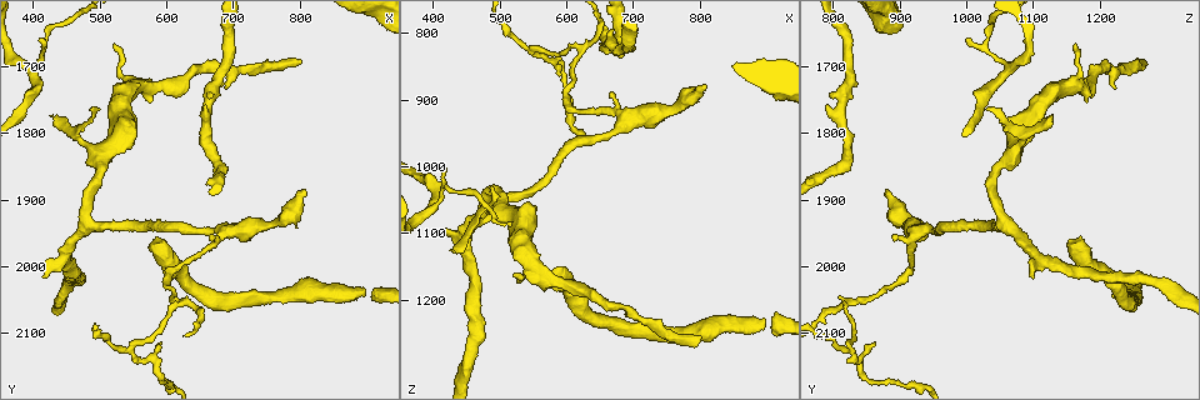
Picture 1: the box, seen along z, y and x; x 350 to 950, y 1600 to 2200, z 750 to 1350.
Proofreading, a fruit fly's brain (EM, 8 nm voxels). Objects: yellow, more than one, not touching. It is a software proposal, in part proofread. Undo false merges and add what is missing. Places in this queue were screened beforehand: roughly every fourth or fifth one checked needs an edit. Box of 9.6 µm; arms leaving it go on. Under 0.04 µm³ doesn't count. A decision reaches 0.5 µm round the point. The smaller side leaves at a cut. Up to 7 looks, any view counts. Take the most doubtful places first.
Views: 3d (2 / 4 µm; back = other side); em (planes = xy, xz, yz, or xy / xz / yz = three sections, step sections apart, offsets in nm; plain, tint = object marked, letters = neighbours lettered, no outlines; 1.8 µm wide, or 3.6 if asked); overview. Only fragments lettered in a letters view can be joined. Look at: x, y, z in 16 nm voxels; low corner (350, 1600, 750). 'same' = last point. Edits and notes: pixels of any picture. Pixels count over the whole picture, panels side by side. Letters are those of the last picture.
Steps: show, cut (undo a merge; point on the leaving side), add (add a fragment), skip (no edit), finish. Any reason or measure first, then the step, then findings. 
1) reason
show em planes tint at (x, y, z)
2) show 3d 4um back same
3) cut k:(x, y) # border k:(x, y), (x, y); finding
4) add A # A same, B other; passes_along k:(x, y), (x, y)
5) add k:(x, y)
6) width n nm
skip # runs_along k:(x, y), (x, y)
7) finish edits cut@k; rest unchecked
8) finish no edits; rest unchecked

stops while still wide
show em yz step 16 letters at (900, 2040, 1230)

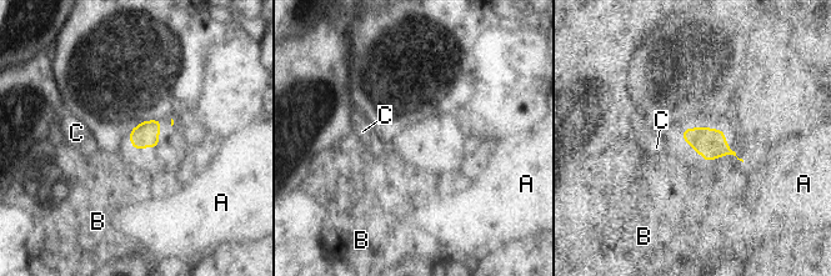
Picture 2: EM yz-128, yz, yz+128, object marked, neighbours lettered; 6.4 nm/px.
another direction
show em planes letters same

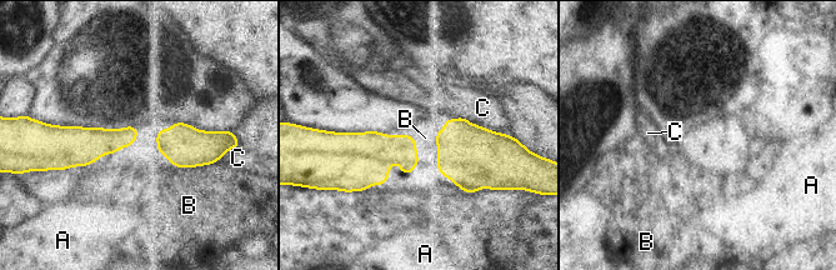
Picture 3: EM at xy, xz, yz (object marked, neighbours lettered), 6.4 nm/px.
skip # A other, B other, C other; none of them fits

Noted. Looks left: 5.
branch stops here
show em planes letters at (585, 1960, 1175)

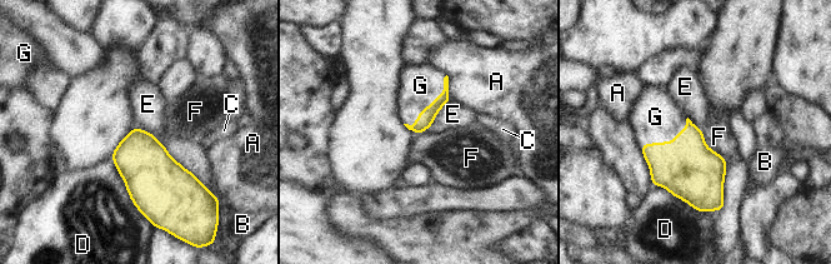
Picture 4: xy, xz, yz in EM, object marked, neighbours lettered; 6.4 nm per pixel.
longest_contact E 600 nm
add G # A other, B other, C other, D other, E other, F other, G same; it goes on there

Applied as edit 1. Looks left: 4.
show overview

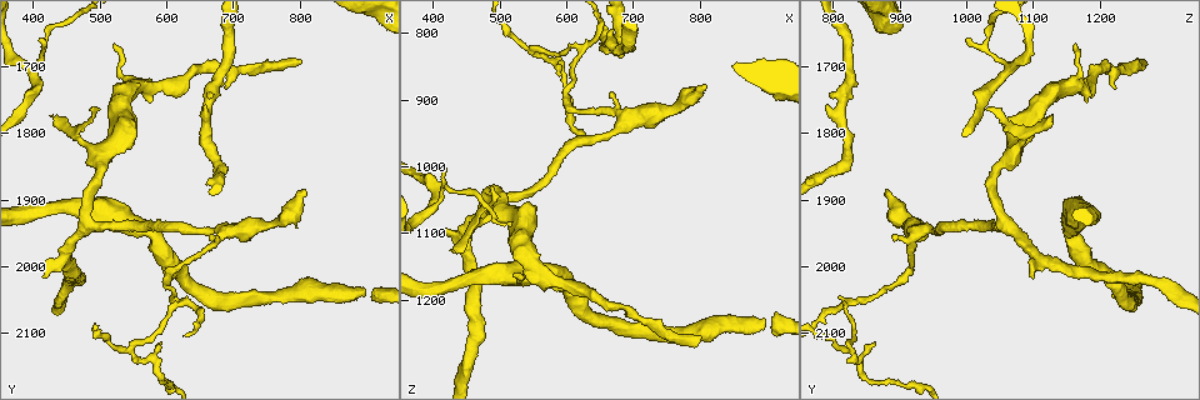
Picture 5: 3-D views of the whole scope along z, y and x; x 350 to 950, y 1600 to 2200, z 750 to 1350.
abrupt turn
show em xy step 4 plain at (545, 2120, 820)

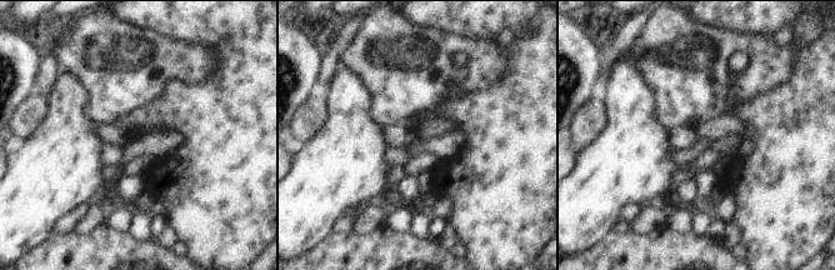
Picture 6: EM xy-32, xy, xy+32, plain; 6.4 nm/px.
show em xy step 4 letters same

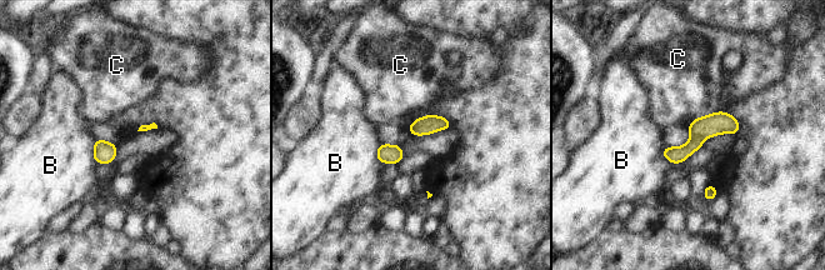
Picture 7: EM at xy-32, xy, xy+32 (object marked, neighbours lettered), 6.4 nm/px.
cut 7:(675, 155) # B other, C other; border 7:(691, 135), (704, 139); two neurons meet here

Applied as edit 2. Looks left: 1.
finish edits add@4, cut@7; rest unchecked

